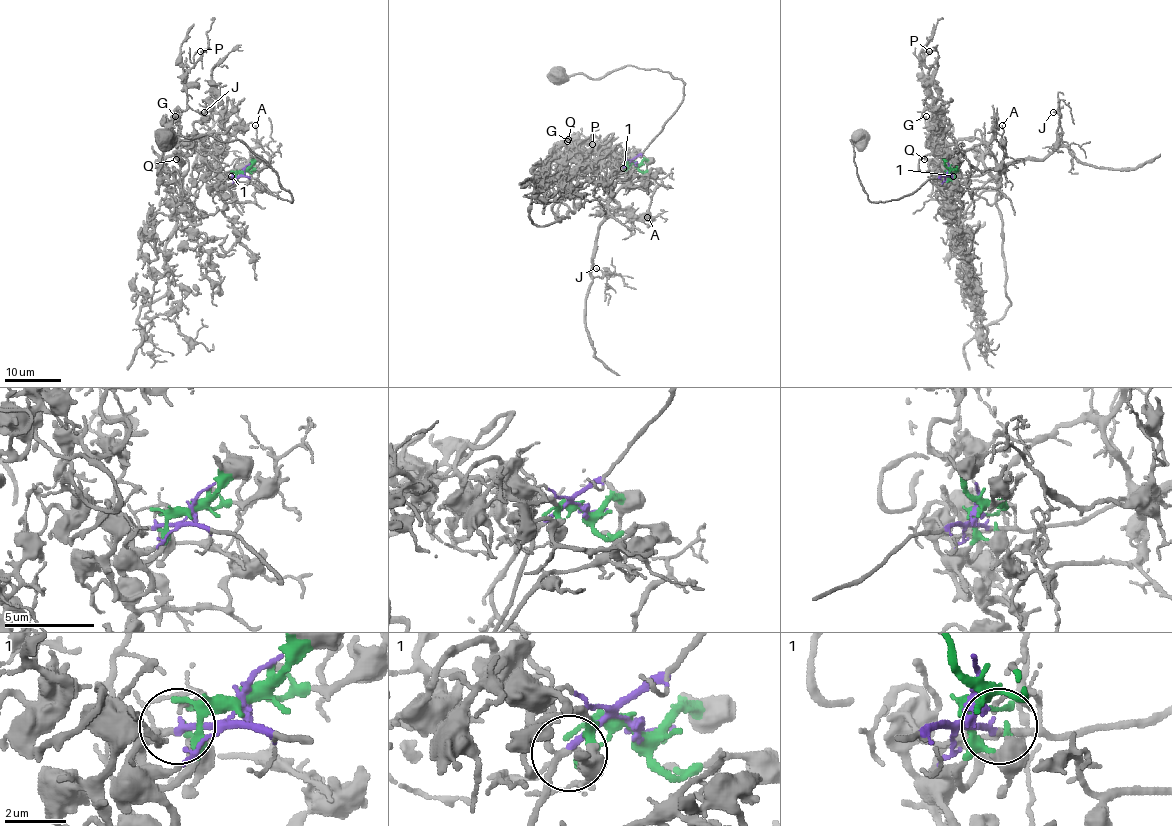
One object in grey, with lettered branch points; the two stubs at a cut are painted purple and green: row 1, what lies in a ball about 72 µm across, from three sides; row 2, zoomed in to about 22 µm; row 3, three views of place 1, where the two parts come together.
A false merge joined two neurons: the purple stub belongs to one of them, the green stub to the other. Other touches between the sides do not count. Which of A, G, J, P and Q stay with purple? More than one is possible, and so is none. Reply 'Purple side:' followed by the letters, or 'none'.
Purple side: A, J

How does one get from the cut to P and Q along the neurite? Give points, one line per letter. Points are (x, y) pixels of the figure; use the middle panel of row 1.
P: (636, 164), (604, 148), (597, 158), (612, 134), (586, 161), (569, 160), (576, 139), (594, 134), (593, 144)
Q: (636, 164), (621, 161), (604, 148), (600, 157), (587, 154), (584, 161), (574, 146), (570, 151), (569, 139)

